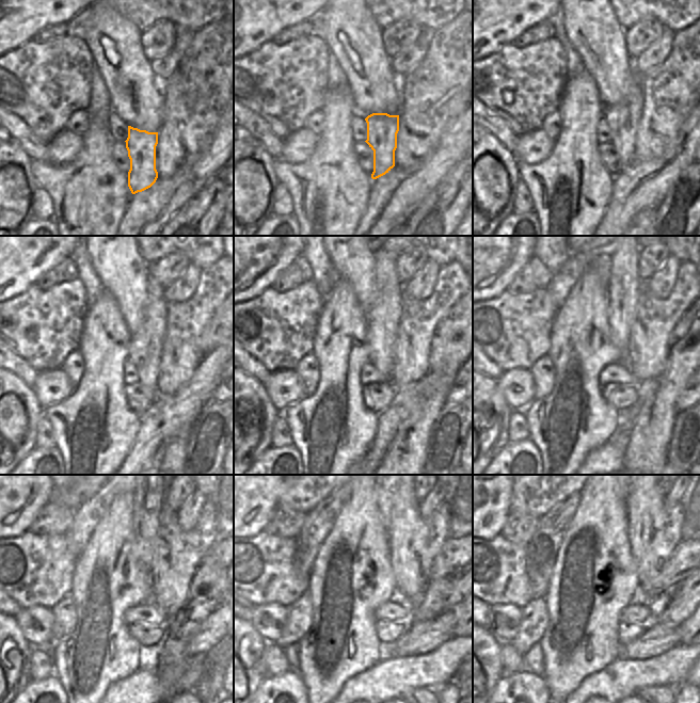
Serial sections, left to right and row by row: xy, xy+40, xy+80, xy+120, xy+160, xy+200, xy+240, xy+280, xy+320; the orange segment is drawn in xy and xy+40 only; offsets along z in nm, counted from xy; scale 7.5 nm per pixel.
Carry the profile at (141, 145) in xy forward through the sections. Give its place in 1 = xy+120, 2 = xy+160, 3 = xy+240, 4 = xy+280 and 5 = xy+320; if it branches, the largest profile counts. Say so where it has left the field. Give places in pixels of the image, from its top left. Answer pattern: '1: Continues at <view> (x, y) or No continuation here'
1: Continues at xy+120 (145, 347)
2: Continues at xy+160 (383, 318)
3: Continues at xy+240 (148, 496)
4: Continues at xy+280 (384, 496)
5: Continues at xy+320 (623, 496).

